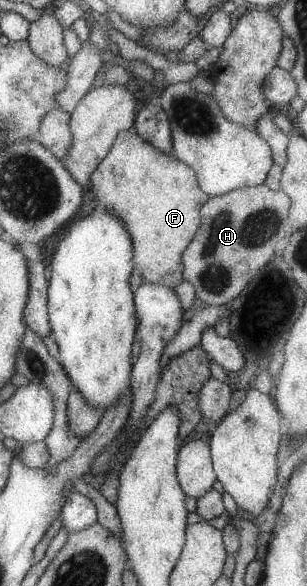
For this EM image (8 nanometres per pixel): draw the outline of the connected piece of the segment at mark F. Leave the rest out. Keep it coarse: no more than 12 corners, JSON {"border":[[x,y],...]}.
{"border":[[122,130],[89,175],[120,219],[130,287],[174,289],[209,198]]}

